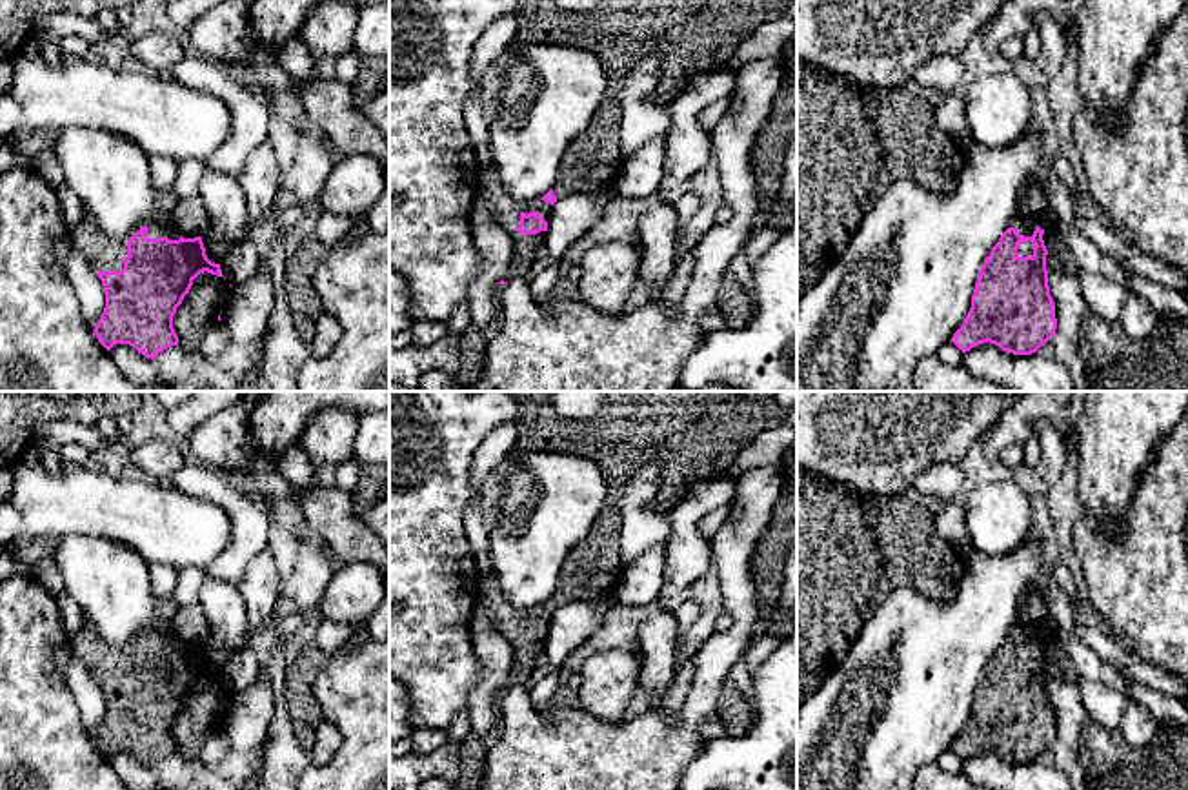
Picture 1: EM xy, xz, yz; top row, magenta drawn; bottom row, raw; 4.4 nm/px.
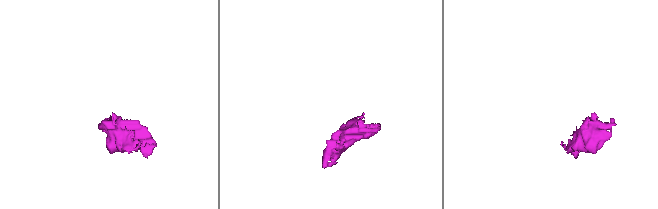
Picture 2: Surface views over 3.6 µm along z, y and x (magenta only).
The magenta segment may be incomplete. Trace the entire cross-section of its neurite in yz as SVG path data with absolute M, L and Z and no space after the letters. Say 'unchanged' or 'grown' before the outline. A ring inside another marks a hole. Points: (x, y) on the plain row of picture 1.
grown | M1015 624L977 683L972 715L951 748L962 761L990 750L1006 761L1032 763L1057 737L1050 703L1044 637Z

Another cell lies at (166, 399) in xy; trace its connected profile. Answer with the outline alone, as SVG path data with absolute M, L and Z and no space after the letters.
M153 391L155 399L158 400L160 408L167 413L175 406L187 400L193 391Z

